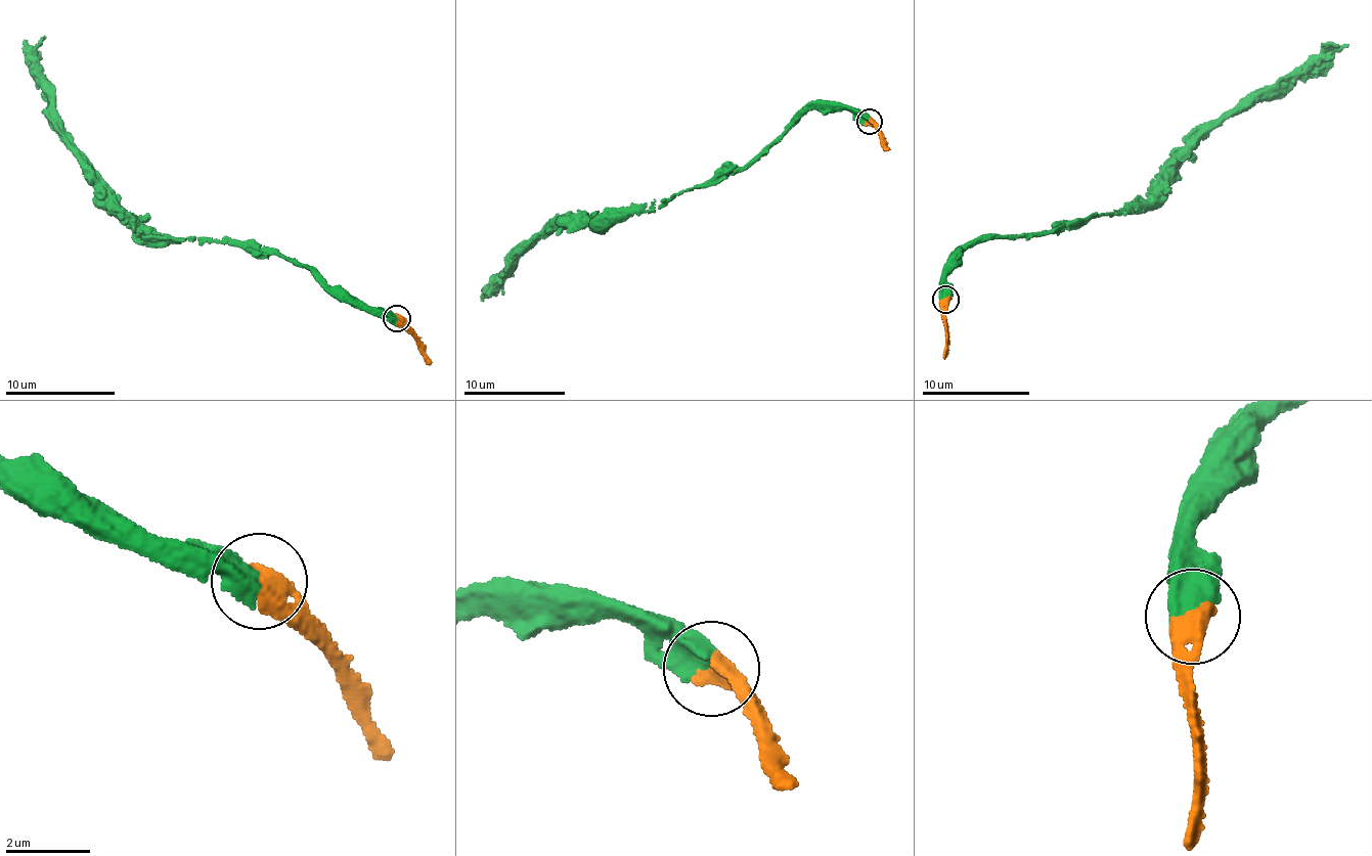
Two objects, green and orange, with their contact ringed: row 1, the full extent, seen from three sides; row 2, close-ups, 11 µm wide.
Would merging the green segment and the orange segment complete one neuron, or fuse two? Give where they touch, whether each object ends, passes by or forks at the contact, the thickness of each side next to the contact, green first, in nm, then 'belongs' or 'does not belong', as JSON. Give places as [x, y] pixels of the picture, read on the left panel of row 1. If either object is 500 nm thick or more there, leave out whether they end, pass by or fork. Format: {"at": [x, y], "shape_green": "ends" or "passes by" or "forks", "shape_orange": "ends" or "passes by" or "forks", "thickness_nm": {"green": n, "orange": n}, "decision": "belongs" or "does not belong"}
{"at": [396, 318], "thickness_nm": {"green": 500, "orange": 500}, "decision": "belongs"}

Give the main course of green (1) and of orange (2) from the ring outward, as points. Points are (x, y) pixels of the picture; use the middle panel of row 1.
1: (869, 121), (829, 106), (806, 110), (743, 168), (648, 212), (577, 219), (535, 242), (480, 299)
2: (869, 121), (887, 150)

